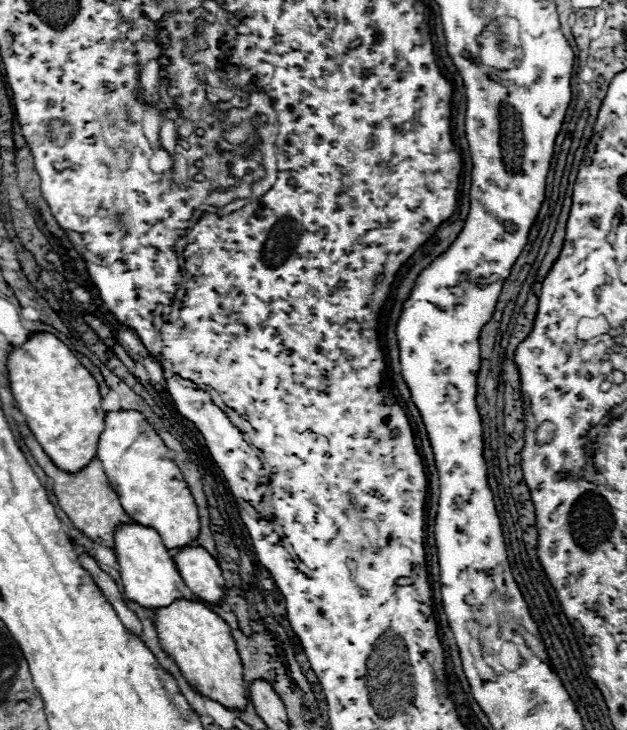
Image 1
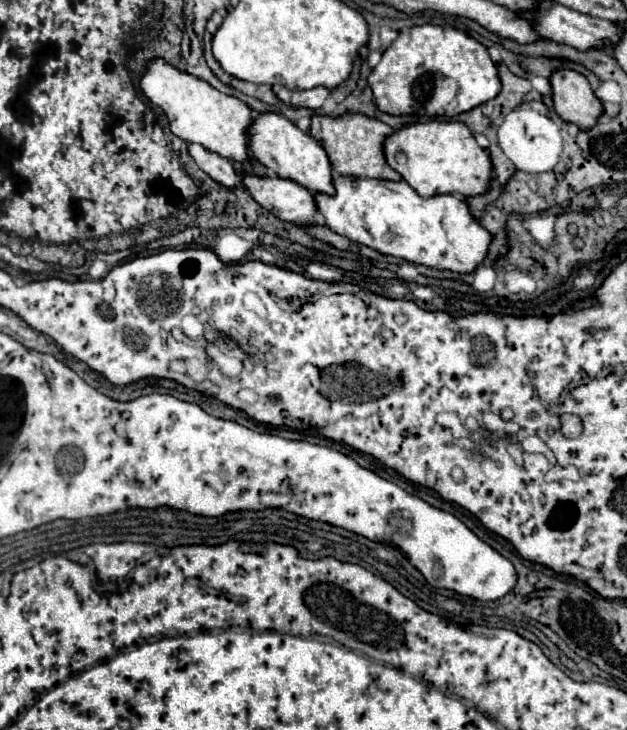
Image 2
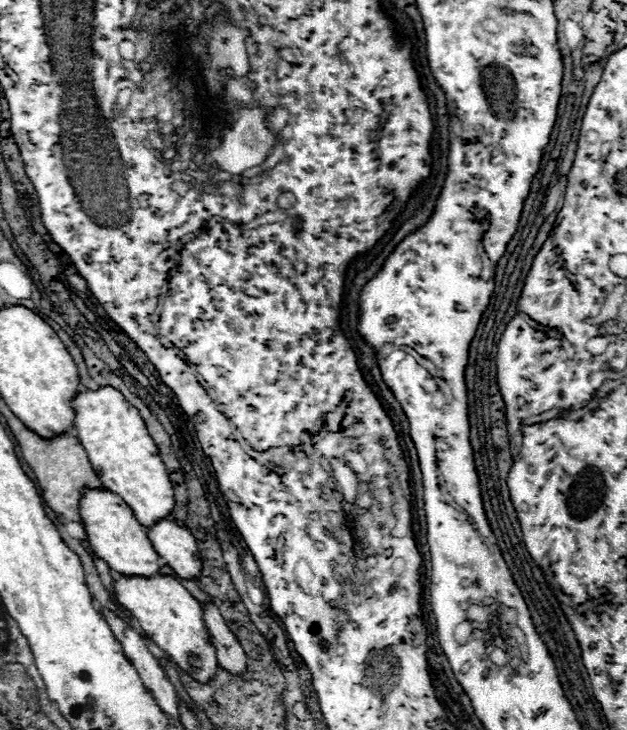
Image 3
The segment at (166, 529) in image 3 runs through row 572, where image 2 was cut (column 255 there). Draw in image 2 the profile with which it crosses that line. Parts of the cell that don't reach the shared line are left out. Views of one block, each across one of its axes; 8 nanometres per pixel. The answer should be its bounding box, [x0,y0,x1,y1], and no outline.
[244,176,318,228]

